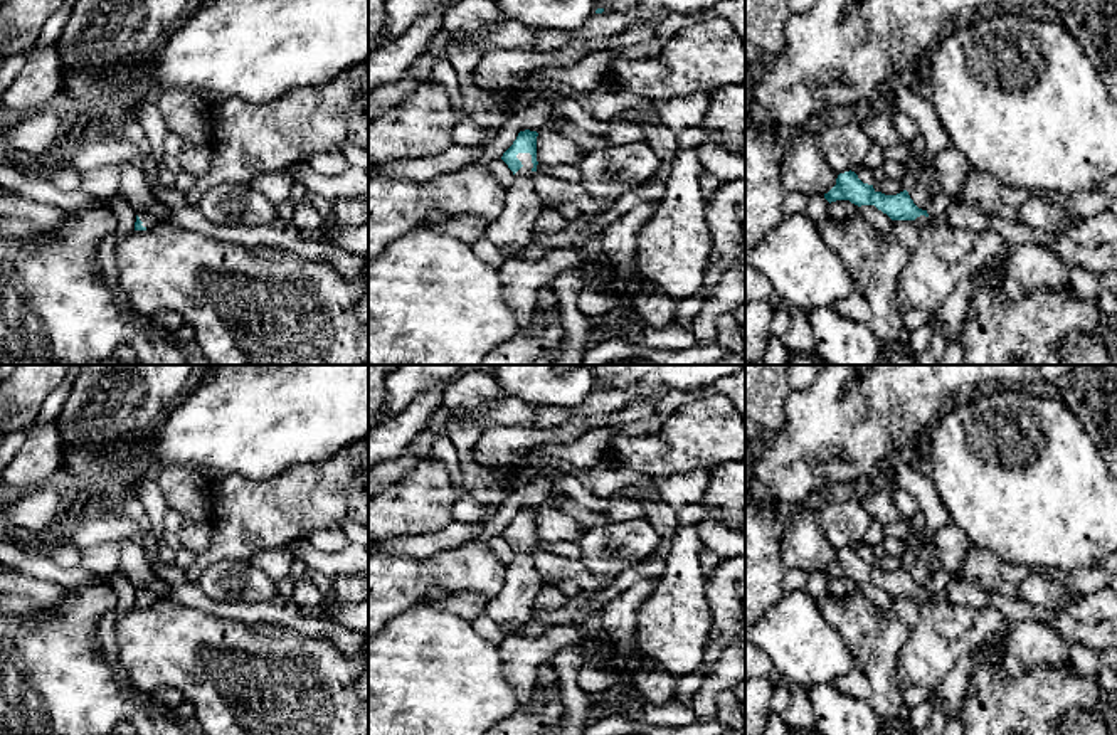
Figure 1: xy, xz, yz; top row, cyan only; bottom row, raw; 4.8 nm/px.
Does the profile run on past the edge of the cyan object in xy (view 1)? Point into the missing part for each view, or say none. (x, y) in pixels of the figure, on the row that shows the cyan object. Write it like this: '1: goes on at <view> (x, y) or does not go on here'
1: goes on at xy (148, 221)

